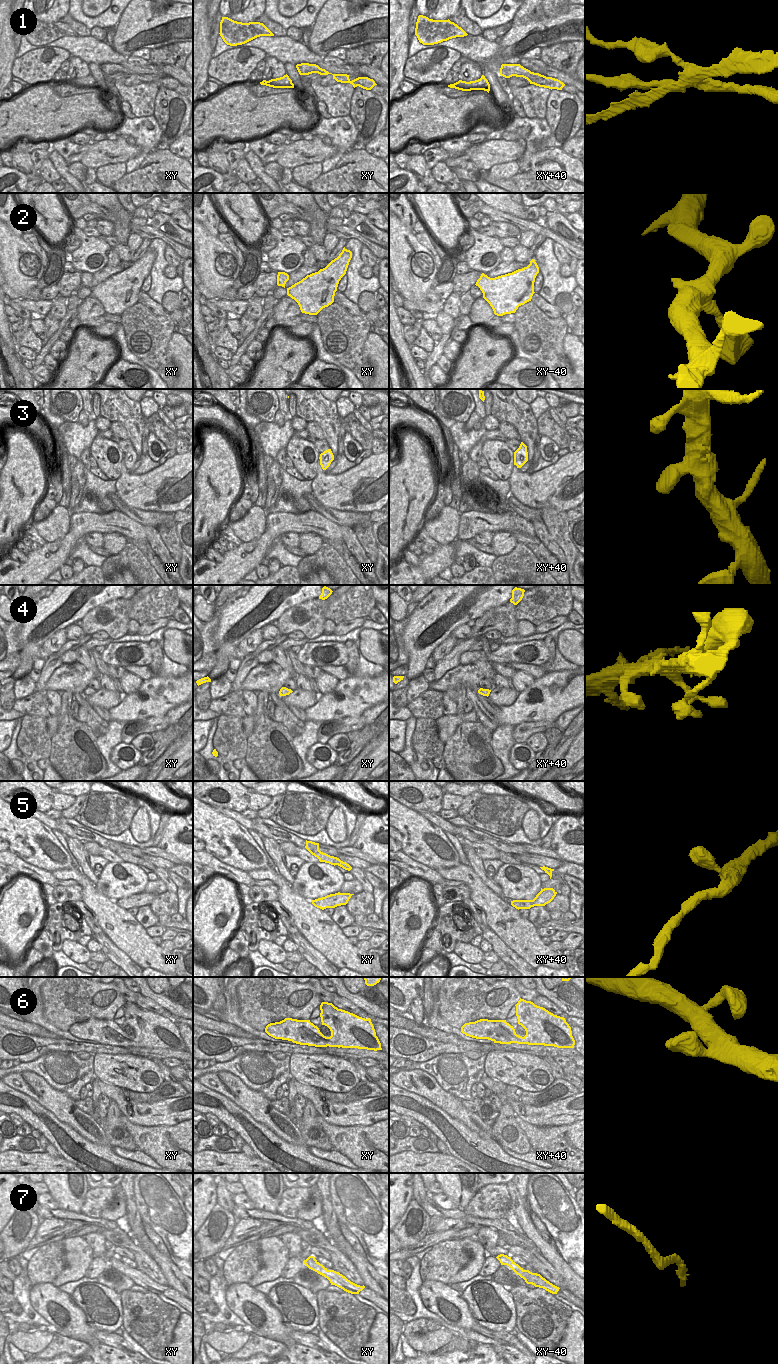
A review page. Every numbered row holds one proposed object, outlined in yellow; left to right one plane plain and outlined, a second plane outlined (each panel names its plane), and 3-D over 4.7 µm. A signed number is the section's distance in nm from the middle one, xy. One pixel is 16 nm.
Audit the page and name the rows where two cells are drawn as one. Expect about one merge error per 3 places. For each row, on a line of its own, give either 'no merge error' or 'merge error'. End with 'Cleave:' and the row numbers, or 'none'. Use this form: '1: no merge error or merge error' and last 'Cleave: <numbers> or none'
1: merge error
2: no merge error
3: no merge error
4: no merge error
5: no merge error
6: no merge error
7: merge error
Cleave: 1, 7

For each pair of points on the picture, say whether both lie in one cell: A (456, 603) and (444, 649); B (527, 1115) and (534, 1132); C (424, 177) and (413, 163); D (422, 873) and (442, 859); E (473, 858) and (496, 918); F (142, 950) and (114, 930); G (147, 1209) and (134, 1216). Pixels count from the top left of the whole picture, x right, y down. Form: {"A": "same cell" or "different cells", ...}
{"A": "different cells", "B": "different cells", "C": "same cell", "D": "different cells", "E": "different cells", "F": "same cell", "G": "different cells"}

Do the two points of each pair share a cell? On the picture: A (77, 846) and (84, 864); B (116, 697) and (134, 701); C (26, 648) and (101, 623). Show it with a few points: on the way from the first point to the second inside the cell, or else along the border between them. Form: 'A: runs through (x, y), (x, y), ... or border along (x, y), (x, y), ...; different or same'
A: runs through (78, 850), (83, 860); same
B: border along (124, 697), (117, 705), (108, 710); different
C: border along (100, 604), (93, 607), (81, 619); different

